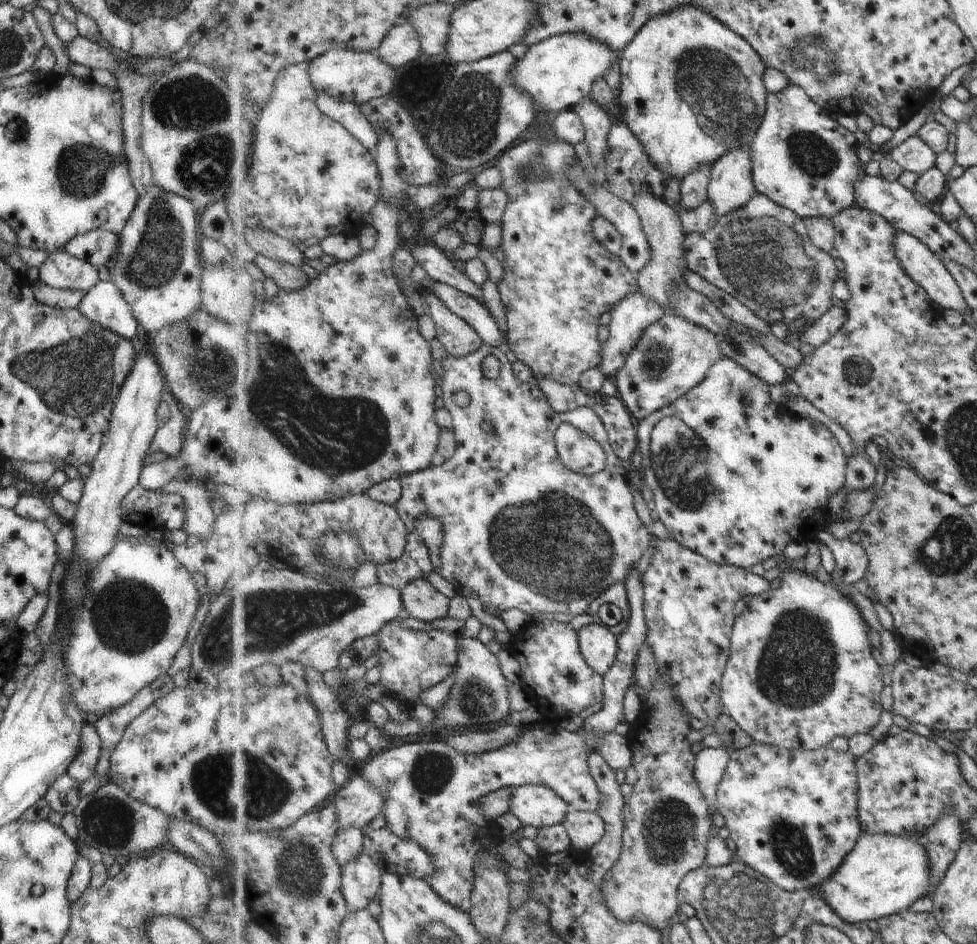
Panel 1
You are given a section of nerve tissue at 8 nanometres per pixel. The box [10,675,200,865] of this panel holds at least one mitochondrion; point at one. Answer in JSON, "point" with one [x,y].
{"point":[107,820]}

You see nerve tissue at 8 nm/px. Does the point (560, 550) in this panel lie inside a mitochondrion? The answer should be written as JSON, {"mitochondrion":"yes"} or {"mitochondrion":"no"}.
{"mitochondrion":"yes"}

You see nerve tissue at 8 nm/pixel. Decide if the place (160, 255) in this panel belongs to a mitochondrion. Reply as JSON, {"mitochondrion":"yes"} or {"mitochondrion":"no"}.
{"mitochondrion":"yes"}

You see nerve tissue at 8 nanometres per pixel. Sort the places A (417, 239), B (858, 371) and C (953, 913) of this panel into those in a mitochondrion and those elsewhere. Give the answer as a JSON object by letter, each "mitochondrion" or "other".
{"A":"other","B":"mitochondrion","C":"other"}

